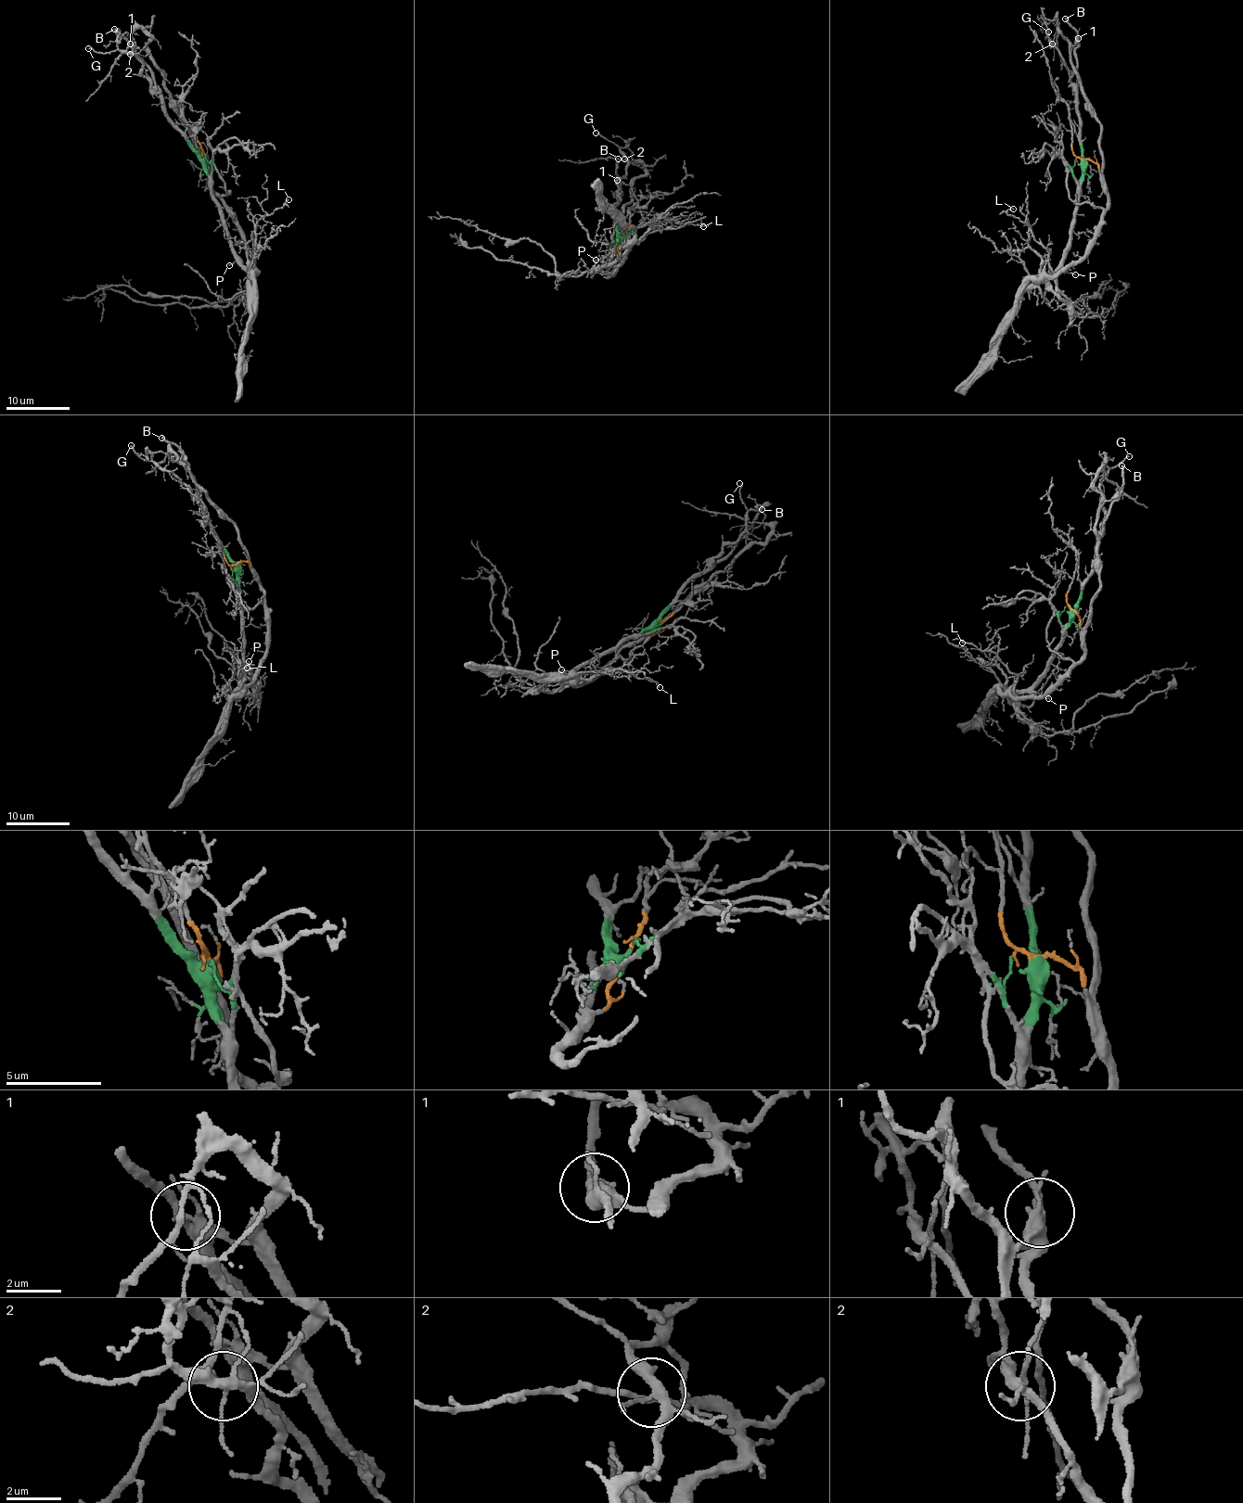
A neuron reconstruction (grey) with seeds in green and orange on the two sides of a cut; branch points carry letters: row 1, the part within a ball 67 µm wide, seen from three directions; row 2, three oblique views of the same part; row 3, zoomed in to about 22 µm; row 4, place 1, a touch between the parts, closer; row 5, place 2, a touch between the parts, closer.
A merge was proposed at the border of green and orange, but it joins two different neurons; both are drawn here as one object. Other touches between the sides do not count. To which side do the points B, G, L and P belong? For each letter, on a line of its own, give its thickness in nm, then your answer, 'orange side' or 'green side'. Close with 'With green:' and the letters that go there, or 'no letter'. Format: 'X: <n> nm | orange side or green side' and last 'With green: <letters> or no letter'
B: 320 nm | green side
G: 160 nm | green side
L: 140 nm | orange side
P: 120 nm | green side
With green: B, G, P

